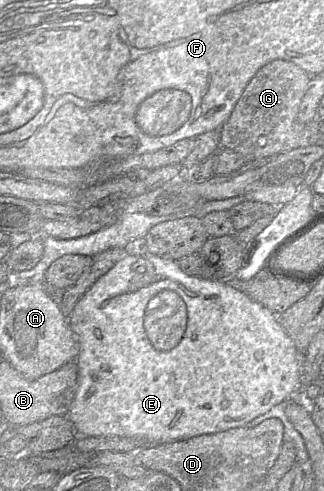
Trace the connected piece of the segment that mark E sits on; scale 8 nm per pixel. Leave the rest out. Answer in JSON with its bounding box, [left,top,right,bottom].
[66,252,301,445]

